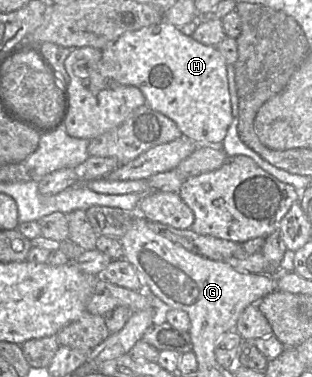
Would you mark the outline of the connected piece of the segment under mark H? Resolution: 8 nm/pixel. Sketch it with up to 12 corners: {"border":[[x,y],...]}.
{"border":[[162,21],[102,48],[101,74],[197,144],[233,121],[226,60]]}

